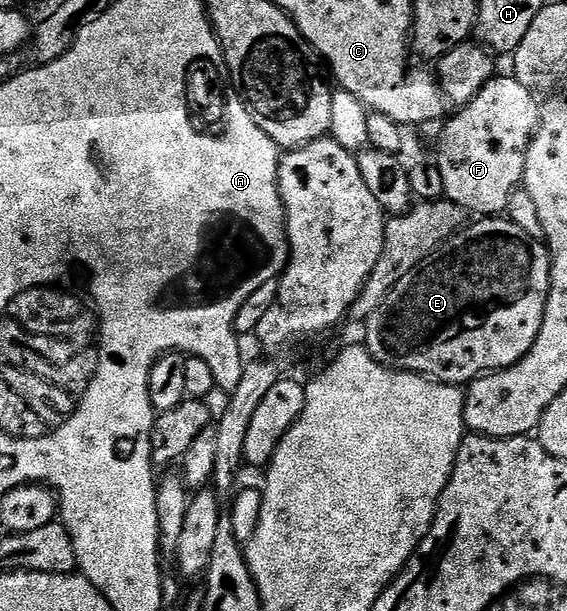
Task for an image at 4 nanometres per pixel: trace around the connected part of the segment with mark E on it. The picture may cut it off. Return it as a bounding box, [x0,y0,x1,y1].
[364,218,549,386]

